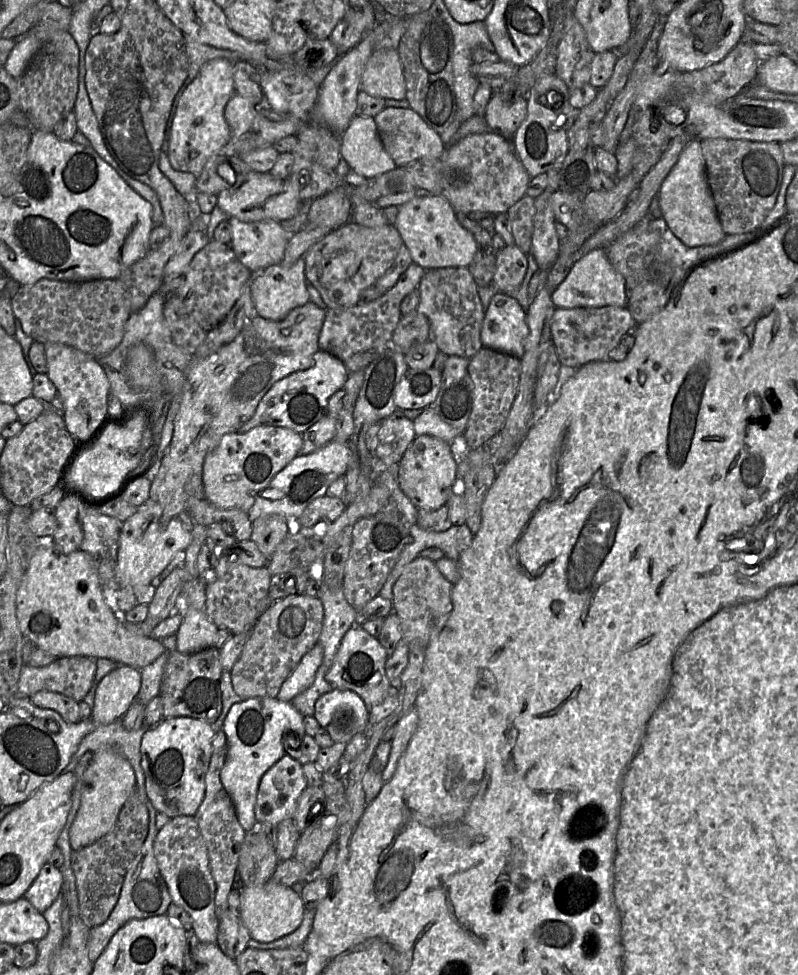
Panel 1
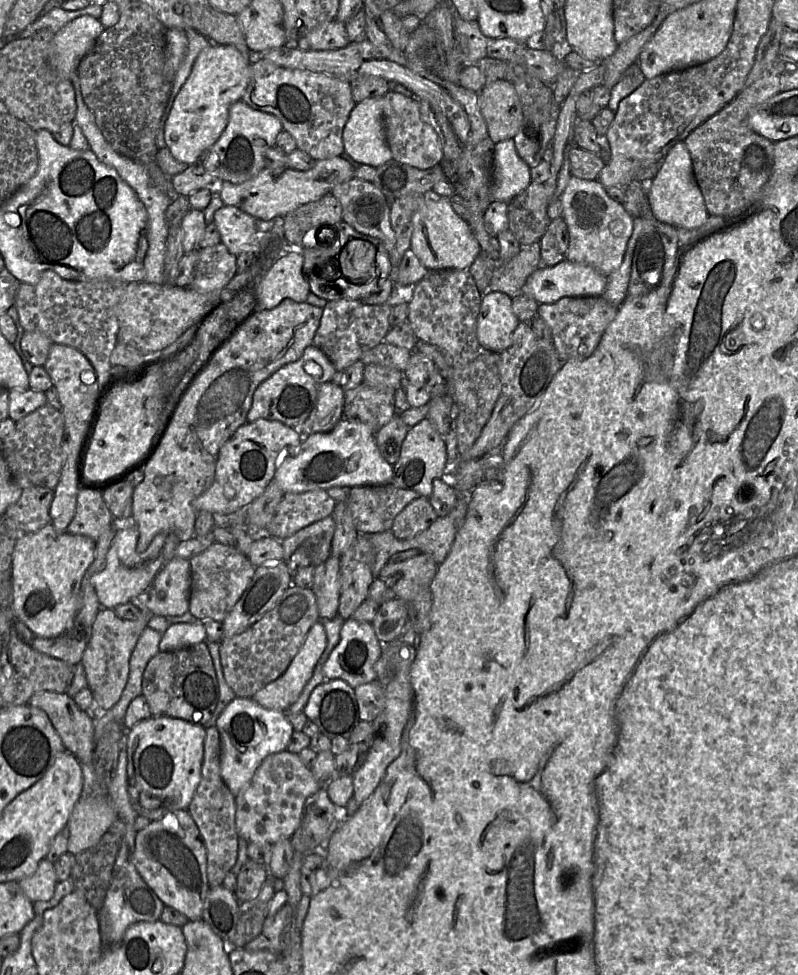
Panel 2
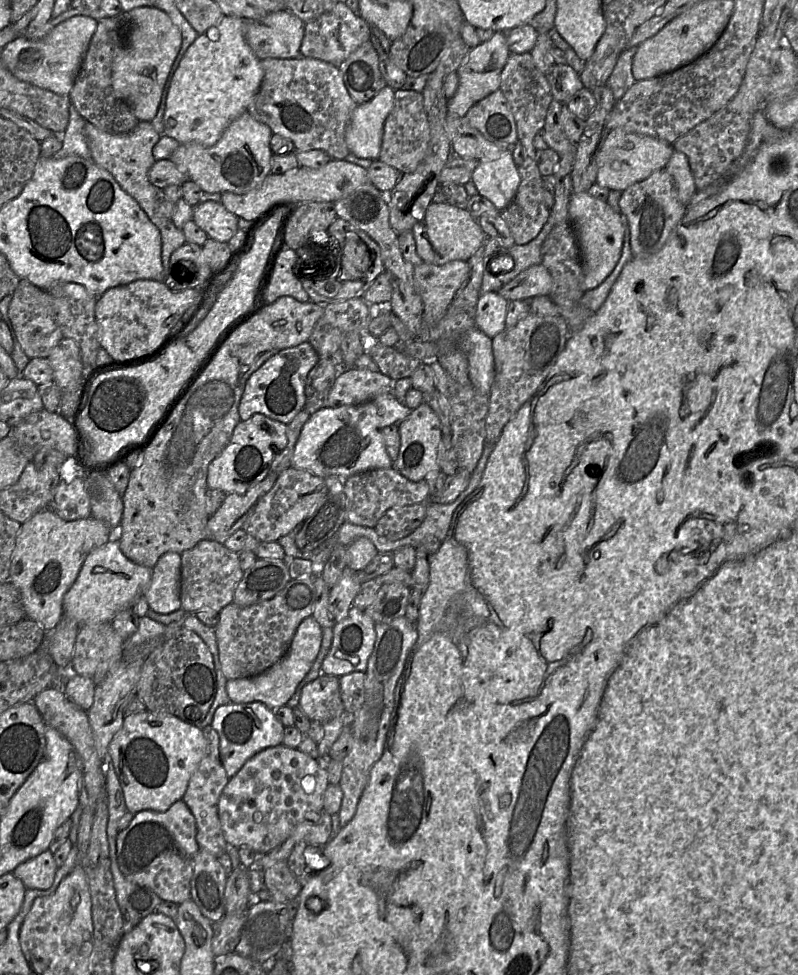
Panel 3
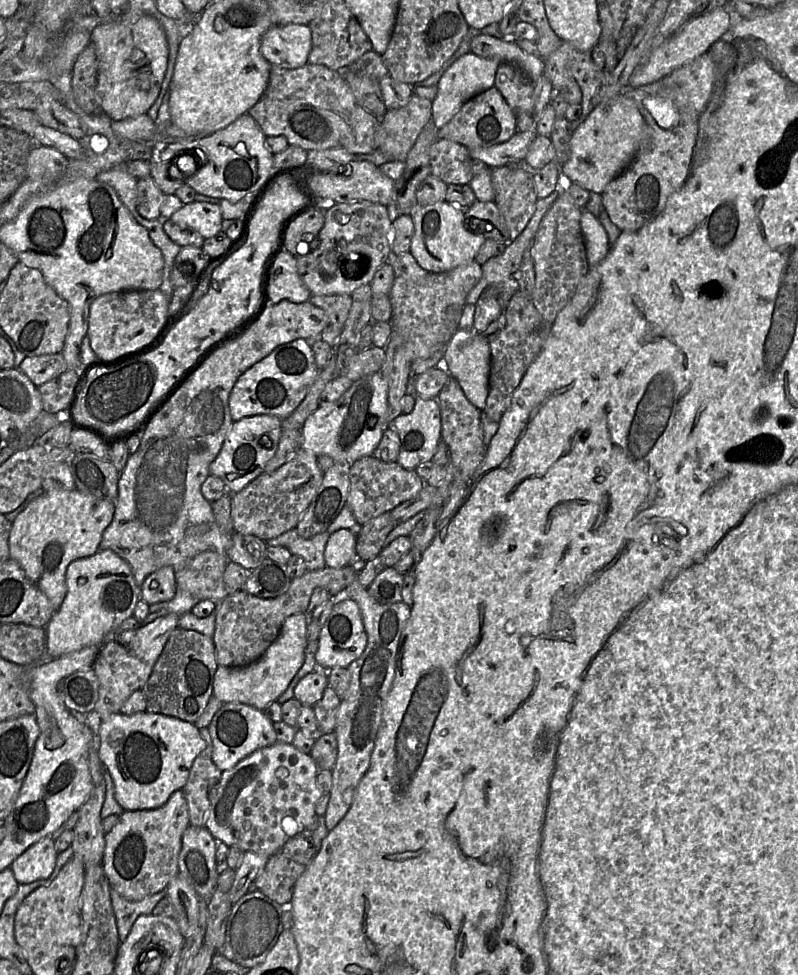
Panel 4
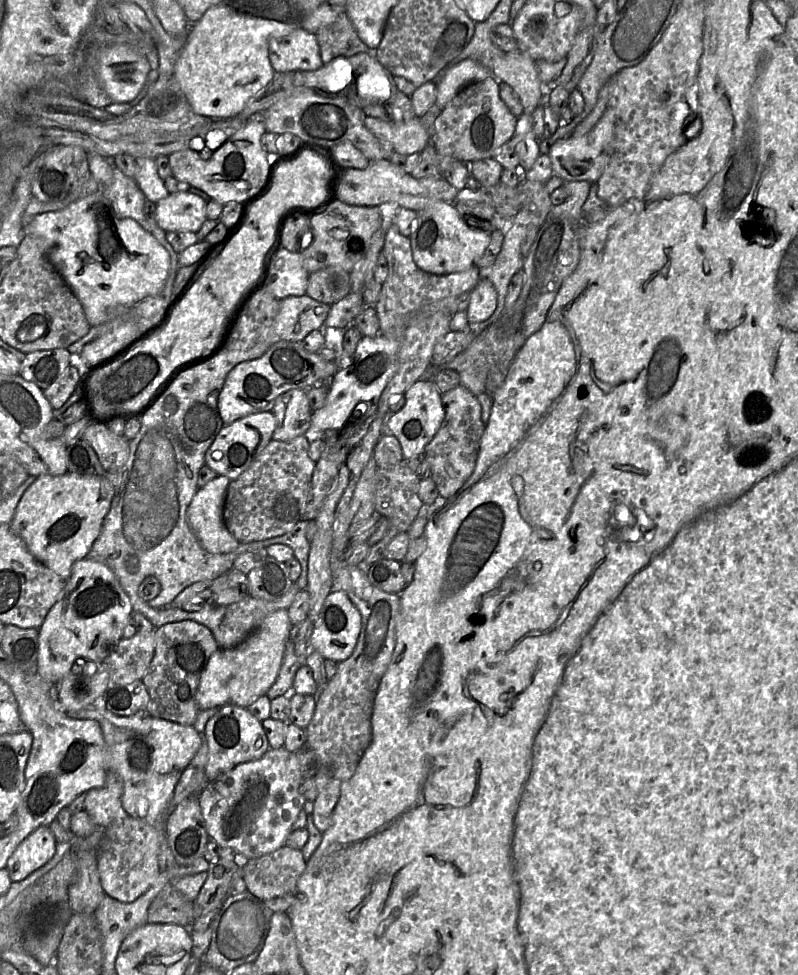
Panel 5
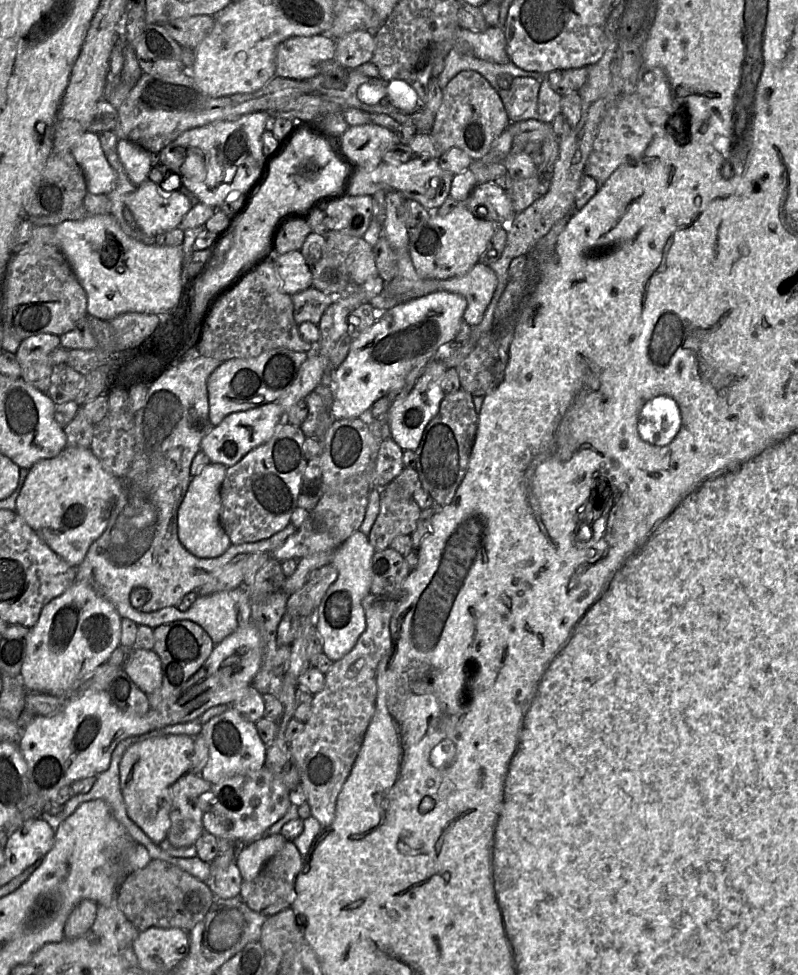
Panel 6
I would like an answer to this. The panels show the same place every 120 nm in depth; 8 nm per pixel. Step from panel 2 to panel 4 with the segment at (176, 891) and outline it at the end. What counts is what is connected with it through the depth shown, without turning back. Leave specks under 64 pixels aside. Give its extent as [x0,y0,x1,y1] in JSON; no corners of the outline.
[102,789,190,901]

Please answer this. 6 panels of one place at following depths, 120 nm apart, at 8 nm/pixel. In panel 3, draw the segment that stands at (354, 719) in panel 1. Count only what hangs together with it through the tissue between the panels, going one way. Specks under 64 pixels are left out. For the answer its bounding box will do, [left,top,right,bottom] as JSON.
[299,674,346,724]

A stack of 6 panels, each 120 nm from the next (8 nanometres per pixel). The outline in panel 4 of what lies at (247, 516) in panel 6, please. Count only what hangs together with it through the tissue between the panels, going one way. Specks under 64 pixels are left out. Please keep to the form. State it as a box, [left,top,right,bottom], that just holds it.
[230,448,323,541]

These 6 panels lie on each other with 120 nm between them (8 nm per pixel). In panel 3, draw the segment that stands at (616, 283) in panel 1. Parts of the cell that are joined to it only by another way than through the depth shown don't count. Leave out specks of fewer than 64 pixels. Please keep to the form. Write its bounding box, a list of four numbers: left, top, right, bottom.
[498,263,553,301]

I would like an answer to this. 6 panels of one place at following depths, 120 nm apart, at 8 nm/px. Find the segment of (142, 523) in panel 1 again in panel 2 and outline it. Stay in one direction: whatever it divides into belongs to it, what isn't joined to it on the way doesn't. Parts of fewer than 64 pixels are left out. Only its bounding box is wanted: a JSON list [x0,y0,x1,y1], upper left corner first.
[91,521,167,609]

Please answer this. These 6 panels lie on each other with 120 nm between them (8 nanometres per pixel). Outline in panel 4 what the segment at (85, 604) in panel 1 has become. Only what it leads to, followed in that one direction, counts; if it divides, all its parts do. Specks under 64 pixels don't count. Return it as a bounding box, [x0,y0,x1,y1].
[10,489,114,614]

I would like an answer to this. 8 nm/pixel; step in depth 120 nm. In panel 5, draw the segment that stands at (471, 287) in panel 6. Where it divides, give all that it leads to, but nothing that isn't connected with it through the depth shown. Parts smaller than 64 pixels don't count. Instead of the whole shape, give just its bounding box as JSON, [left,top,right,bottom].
[466,279,497,324]

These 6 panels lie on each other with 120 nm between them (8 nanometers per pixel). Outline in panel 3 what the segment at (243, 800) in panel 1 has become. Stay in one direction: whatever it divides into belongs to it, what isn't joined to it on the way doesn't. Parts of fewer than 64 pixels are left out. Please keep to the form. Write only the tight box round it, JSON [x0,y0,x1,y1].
[211,702,285,778]

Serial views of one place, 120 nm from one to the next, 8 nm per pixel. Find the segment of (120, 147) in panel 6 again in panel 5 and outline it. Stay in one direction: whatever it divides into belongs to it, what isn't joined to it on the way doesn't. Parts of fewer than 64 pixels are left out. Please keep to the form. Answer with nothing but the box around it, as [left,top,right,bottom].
[134,158,170,204]

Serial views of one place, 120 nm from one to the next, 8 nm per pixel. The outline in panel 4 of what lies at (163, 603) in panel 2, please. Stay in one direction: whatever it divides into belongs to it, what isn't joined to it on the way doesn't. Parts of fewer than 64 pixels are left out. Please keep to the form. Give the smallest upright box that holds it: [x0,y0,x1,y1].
[141,566,175,605]

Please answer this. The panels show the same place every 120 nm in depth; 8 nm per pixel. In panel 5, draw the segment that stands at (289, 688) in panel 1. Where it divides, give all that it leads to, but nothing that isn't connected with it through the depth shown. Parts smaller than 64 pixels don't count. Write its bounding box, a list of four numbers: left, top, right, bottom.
[196,610,292,709]

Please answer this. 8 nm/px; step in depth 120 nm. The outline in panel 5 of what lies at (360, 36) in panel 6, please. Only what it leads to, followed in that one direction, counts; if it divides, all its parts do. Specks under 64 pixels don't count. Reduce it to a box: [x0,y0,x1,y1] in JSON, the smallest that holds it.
[315,11,373,65]

